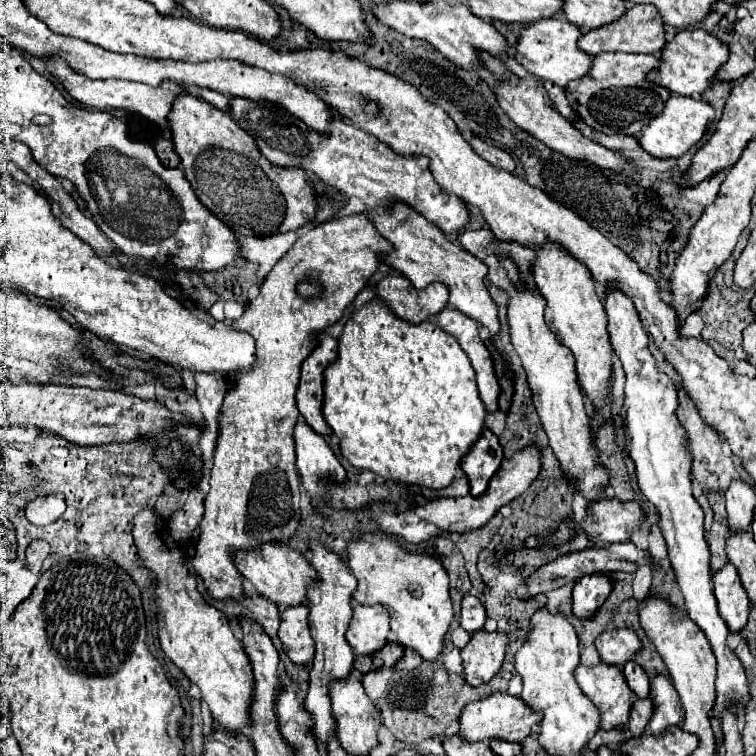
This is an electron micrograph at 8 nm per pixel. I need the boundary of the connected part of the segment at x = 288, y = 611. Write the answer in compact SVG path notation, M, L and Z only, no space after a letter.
M289 606L281 612L281 626L279 626L279 640L289 656L289 660L297 666L303 666L315 654L315 644L309 634L307 624L307 606Z

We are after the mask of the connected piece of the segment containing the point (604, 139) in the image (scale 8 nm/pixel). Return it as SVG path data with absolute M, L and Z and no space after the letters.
M577 120L575 126L577 126L577 130L581 130L581 134L583 134L585 138L591 138L593 142L597 142L597 144L609 148L609 150L623 152L623 150L635 150L635 148L639 148L639 144L637 144L637 140L635 140L633 136L625 136L625 134L605 136L603 132L595 132L595 130L591 130L591 128L589 128L585 122L581 122L581 120Z

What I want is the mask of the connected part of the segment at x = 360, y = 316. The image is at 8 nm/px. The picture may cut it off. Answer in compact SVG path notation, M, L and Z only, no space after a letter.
M377 296L373 300L369 300L367 304L363 304L361 308L355 308L355 312L347 320L343 334L339 338L337 358L323 372L323 418L331 426L335 436L341 440L341 444L339 444L341 454L343 454L343 458L349 460L351 466L361 468L361 470L367 468L367 470L375 472L379 478L383 478L385 482L393 480L393 482L403 482L403 484L419 484L419 486L427 486L427 488L435 488L435 490L445 488L453 482L453 476L457 474L461 458L467 454L471 444L483 432L485 416L487 416L487 410L479 398L479 390L475 384L475 370L471 368L467 354L463 352L463 348L459 346L459 342L453 336L443 332L437 324L433 324L433 320L425 320L421 324L409 324L409 322L397 318L393 314L393 310Z

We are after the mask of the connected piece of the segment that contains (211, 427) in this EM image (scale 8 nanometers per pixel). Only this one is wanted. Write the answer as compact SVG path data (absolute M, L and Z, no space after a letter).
M195 372L195 382L195 396L205 418L205 428L201 428L199 442L203 450L203 462L205 466L209 466L209 458L215 452L219 432L219 408L227 392L227 382L221 372Z

